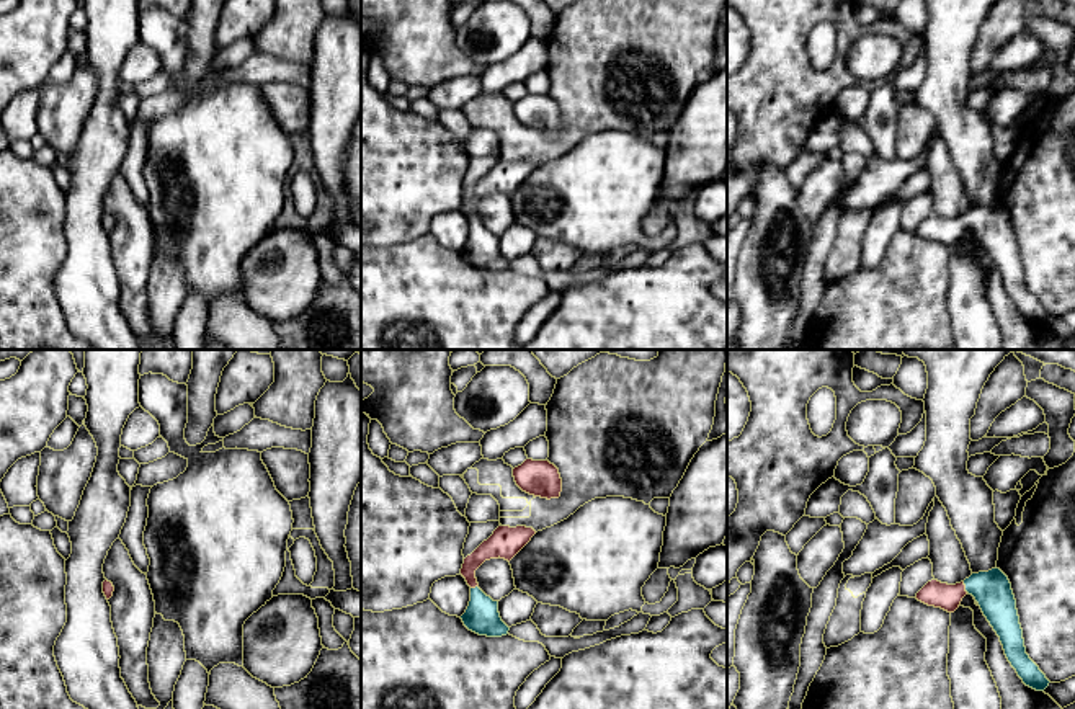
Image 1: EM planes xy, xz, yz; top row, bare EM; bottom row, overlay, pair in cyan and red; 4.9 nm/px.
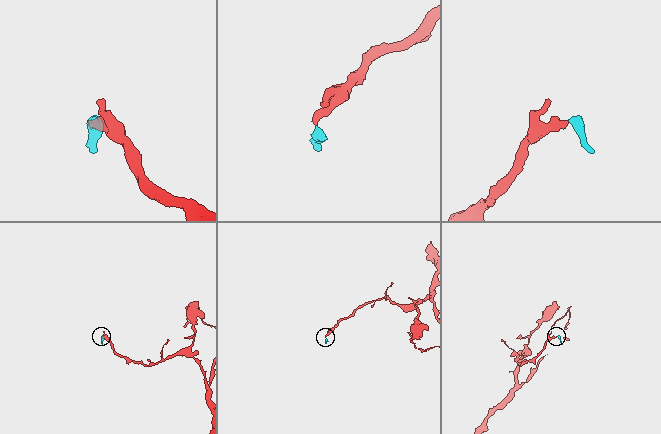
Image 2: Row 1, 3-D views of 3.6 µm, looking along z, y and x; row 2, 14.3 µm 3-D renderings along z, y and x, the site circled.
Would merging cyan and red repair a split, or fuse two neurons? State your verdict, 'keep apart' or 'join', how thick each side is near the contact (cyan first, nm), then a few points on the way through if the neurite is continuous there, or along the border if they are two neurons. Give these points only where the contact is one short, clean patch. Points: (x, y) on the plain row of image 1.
join; 190 nm thick on the cyan side, 130 nm on the other; runs through yz (992, 224), (987, 221), (966, 221), (954, 227), (935, 227)

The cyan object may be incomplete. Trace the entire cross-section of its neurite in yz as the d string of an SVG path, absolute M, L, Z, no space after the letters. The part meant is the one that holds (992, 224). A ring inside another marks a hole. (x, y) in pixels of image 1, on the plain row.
M1000 203L972 207L956 219L931 214L915 232L928 240L954 247L967 227L975 232L984 250L1000 271L1005 289L1023 317L1036 325L1044 325L1050 315L1026 288L1011 217Z

